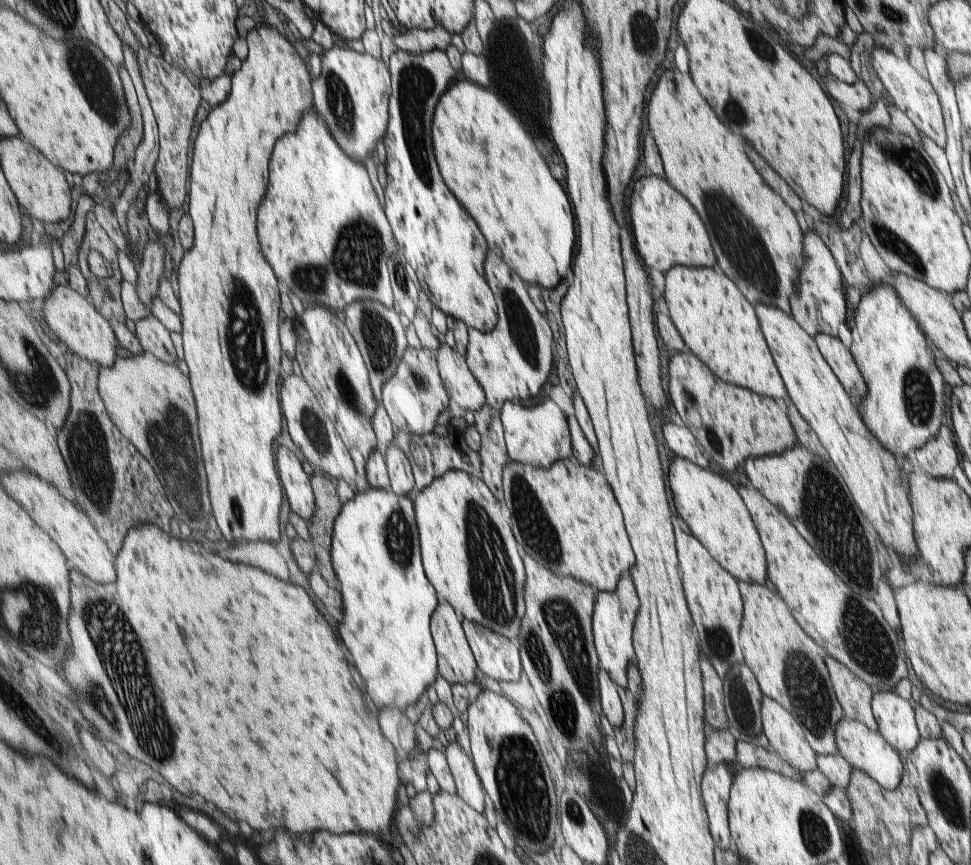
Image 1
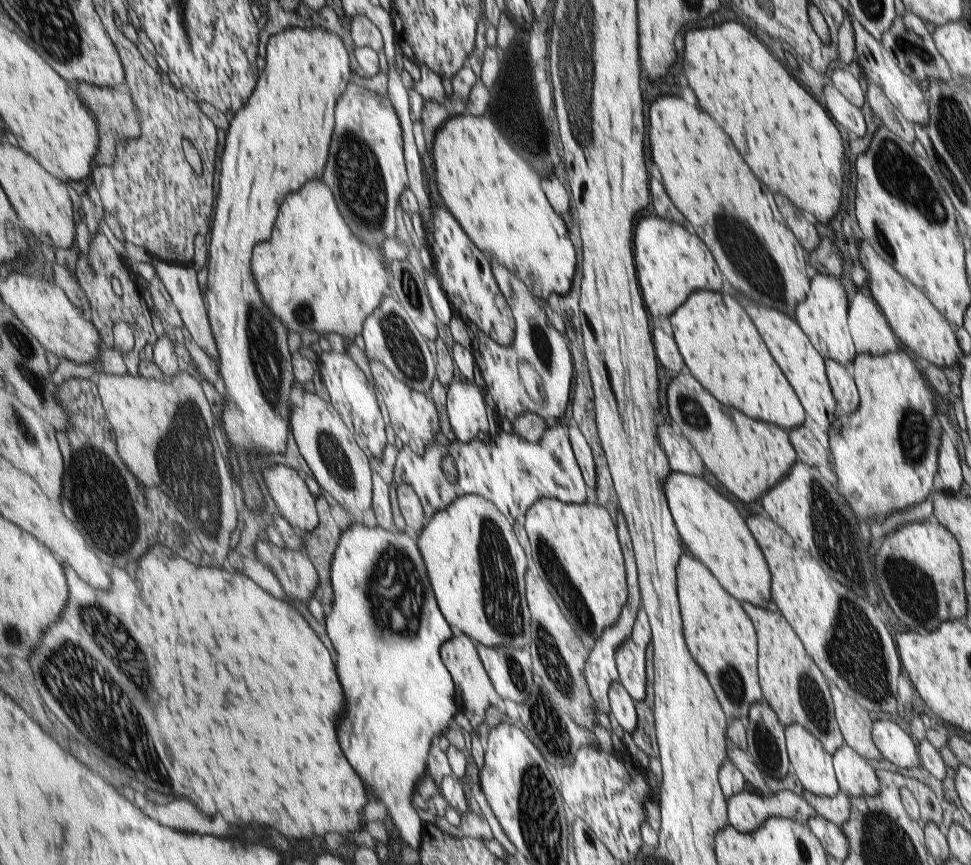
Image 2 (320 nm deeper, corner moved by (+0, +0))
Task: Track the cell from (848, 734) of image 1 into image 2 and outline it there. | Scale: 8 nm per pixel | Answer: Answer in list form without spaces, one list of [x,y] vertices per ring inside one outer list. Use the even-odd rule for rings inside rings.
[[[843,744],[832,755],[838,790],[847,798],[873,796],[878,791],[875,771],[863,757]]]

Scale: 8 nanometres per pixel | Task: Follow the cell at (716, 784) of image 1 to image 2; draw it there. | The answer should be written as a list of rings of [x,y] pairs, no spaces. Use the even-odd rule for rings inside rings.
[[[741,791],[726,800],[726,815],[729,824],[743,834],[758,829],[771,817],[783,817],[806,825],[815,811],[801,796],[789,791],[769,795]]]

